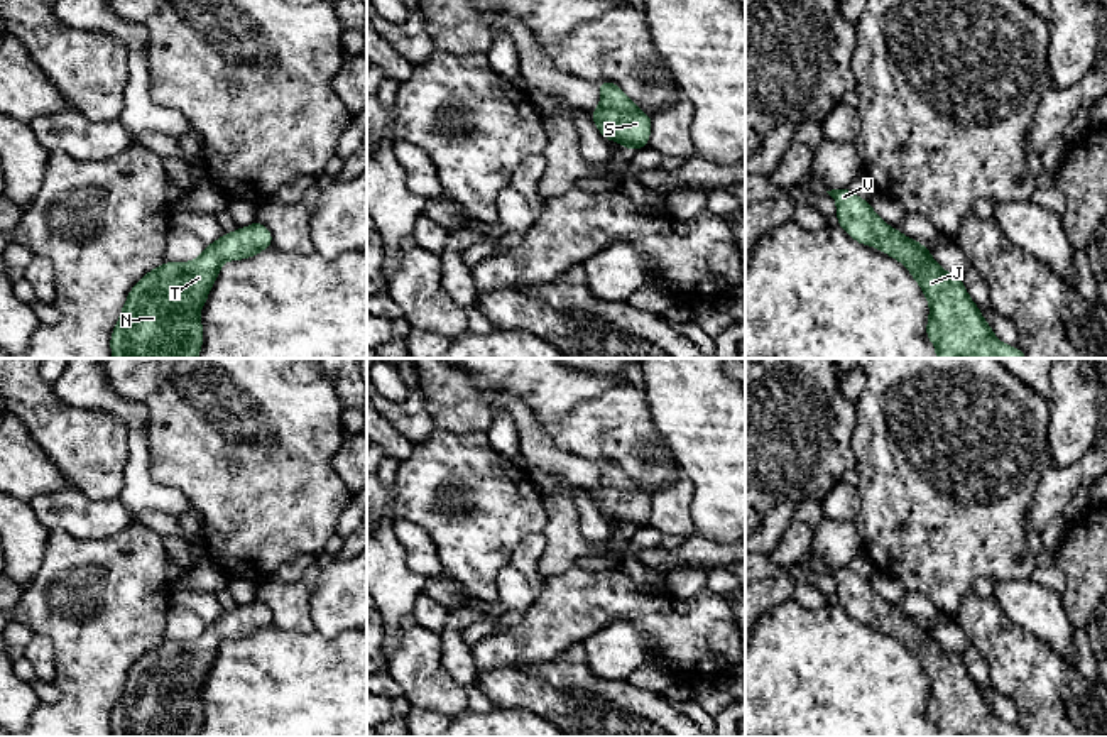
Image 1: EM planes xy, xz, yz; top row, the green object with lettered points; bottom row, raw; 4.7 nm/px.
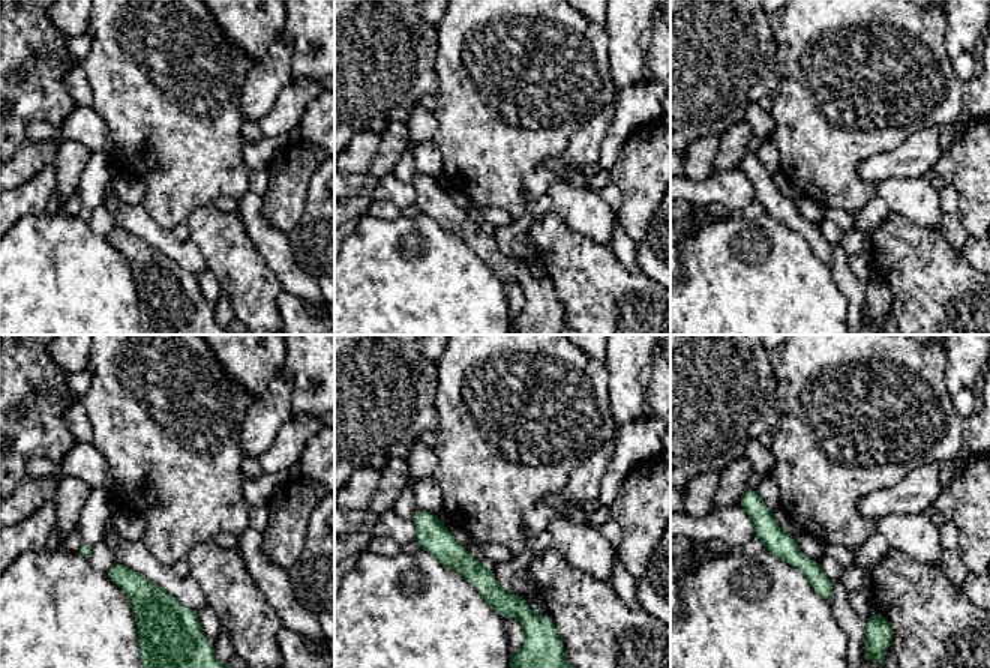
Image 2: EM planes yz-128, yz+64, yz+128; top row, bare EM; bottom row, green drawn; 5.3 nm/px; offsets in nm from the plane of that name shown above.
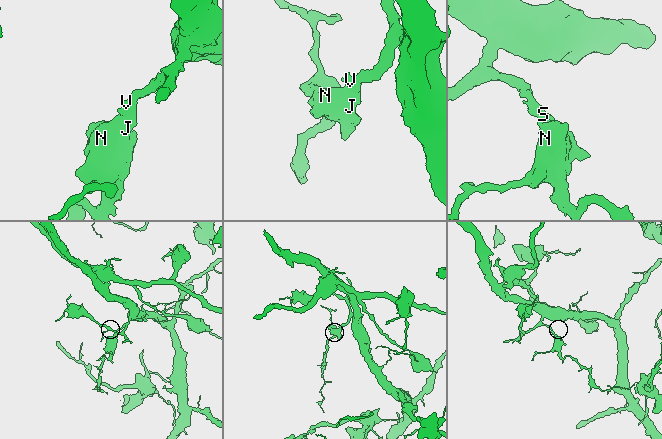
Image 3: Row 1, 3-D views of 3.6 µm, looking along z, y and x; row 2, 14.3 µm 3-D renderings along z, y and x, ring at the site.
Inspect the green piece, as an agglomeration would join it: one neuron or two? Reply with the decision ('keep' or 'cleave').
keep

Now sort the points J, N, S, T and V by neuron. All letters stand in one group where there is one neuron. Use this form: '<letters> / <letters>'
J N S T V

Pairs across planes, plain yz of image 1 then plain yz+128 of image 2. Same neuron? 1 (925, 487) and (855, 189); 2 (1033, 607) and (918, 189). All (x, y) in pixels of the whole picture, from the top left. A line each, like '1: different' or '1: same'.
1: same
2: same

